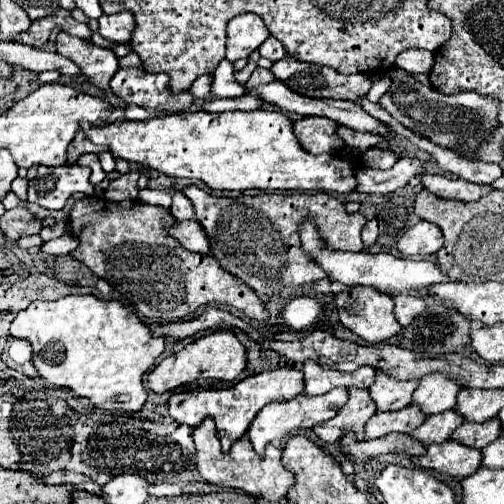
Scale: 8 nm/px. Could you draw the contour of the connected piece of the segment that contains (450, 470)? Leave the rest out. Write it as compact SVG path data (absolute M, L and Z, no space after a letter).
M448 439L446 443L440 445L438 443L428 445L418 465L422 469L432 469L448 477L464 479L480 469L480 459L482 459L480 451L466 449L464 445L454 445L454 441Z

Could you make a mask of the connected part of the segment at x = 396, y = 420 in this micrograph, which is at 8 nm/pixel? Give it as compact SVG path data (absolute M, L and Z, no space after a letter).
M400 409L394 413L376 413L368 419L364 429L364 439L384 437L388 433L412 433L422 425L426 417L418 413L418 409Z

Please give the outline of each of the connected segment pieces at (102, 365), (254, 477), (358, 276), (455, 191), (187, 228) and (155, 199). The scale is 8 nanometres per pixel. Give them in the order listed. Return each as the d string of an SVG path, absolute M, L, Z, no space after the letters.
M68 295L68 297L62 297L58 301L34 301L34 303L30 303L28 309L24 309L24 311L20 311L16 315L16 319L10 325L10 335L16 337L16 339L24 339L24 341L28 341L32 345L32 363L38 369L38 377L42 377L50 387L68 387L70 391L74 391L76 397L86 397L92 407L106 409L106 411L122 411L122 413L136 413L136 411L142 409L142 405L146 403L146 397L148 397L148 393L144 389L144 383L142 383L142 375L156 363L156 359L164 351L164 339L162 337L154 339L150 335L148 325L144 325L124 305L120 305L118 301L102 301L102 299L94 297L94 295Z
M210 417L198 429L194 429L192 435L194 435L194 443L196 443L196 467L204 481L224 487L224 489L240 489L240 491L248 493L250 497L266 499L266 501L280 501L292 489L294 475L286 473L286 469L280 461L282 451L276 449L274 445L268 445L266 455L258 457L250 445L250 441L242 439L242 441L234 443L234 449L230 449L230 453L224 455L220 451L220 441L218 441L218 435L214 429L214 421L210 421Z
M310 221L302 223L300 229L300 237L302 237L302 249L312 255L322 269L326 269L328 277L332 281L344 283L344 285L368 285L368 287L376 287L378 291L420 291L428 289L432 283L444 283L448 281L448 277L438 269L436 263L428 263L428 261L410 261L410 259L398 259L390 253L344 253L344 251L330 251L326 249L324 241L318 237L318 231L314 229L314 225Z
M420 173L422 177L422 187L430 193L434 193L440 199L452 199L452 201L478 201L480 197L488 195L492 191L490 185L474 185L474 183L464 183L460 179L446 179L440 175L428 175Z
M176 221L170 227L170 235L180 241L182 247L188 251L198 251L198 253L208 253L210 245L206 241L206 233L202 233L202 227L198 221Z
M142 189L138 201L144 205L155 205L169 209L172 203L172 194L168 190Z

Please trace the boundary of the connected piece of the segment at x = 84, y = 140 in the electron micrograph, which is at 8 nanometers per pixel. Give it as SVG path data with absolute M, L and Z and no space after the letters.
M78 131L76 137L72 139L72 143L68 145L66 165L74 165L78 161L78 157L84 153L102 153L102 151L106 151L106 149L102 149L102 145L94 145L82 131Z

